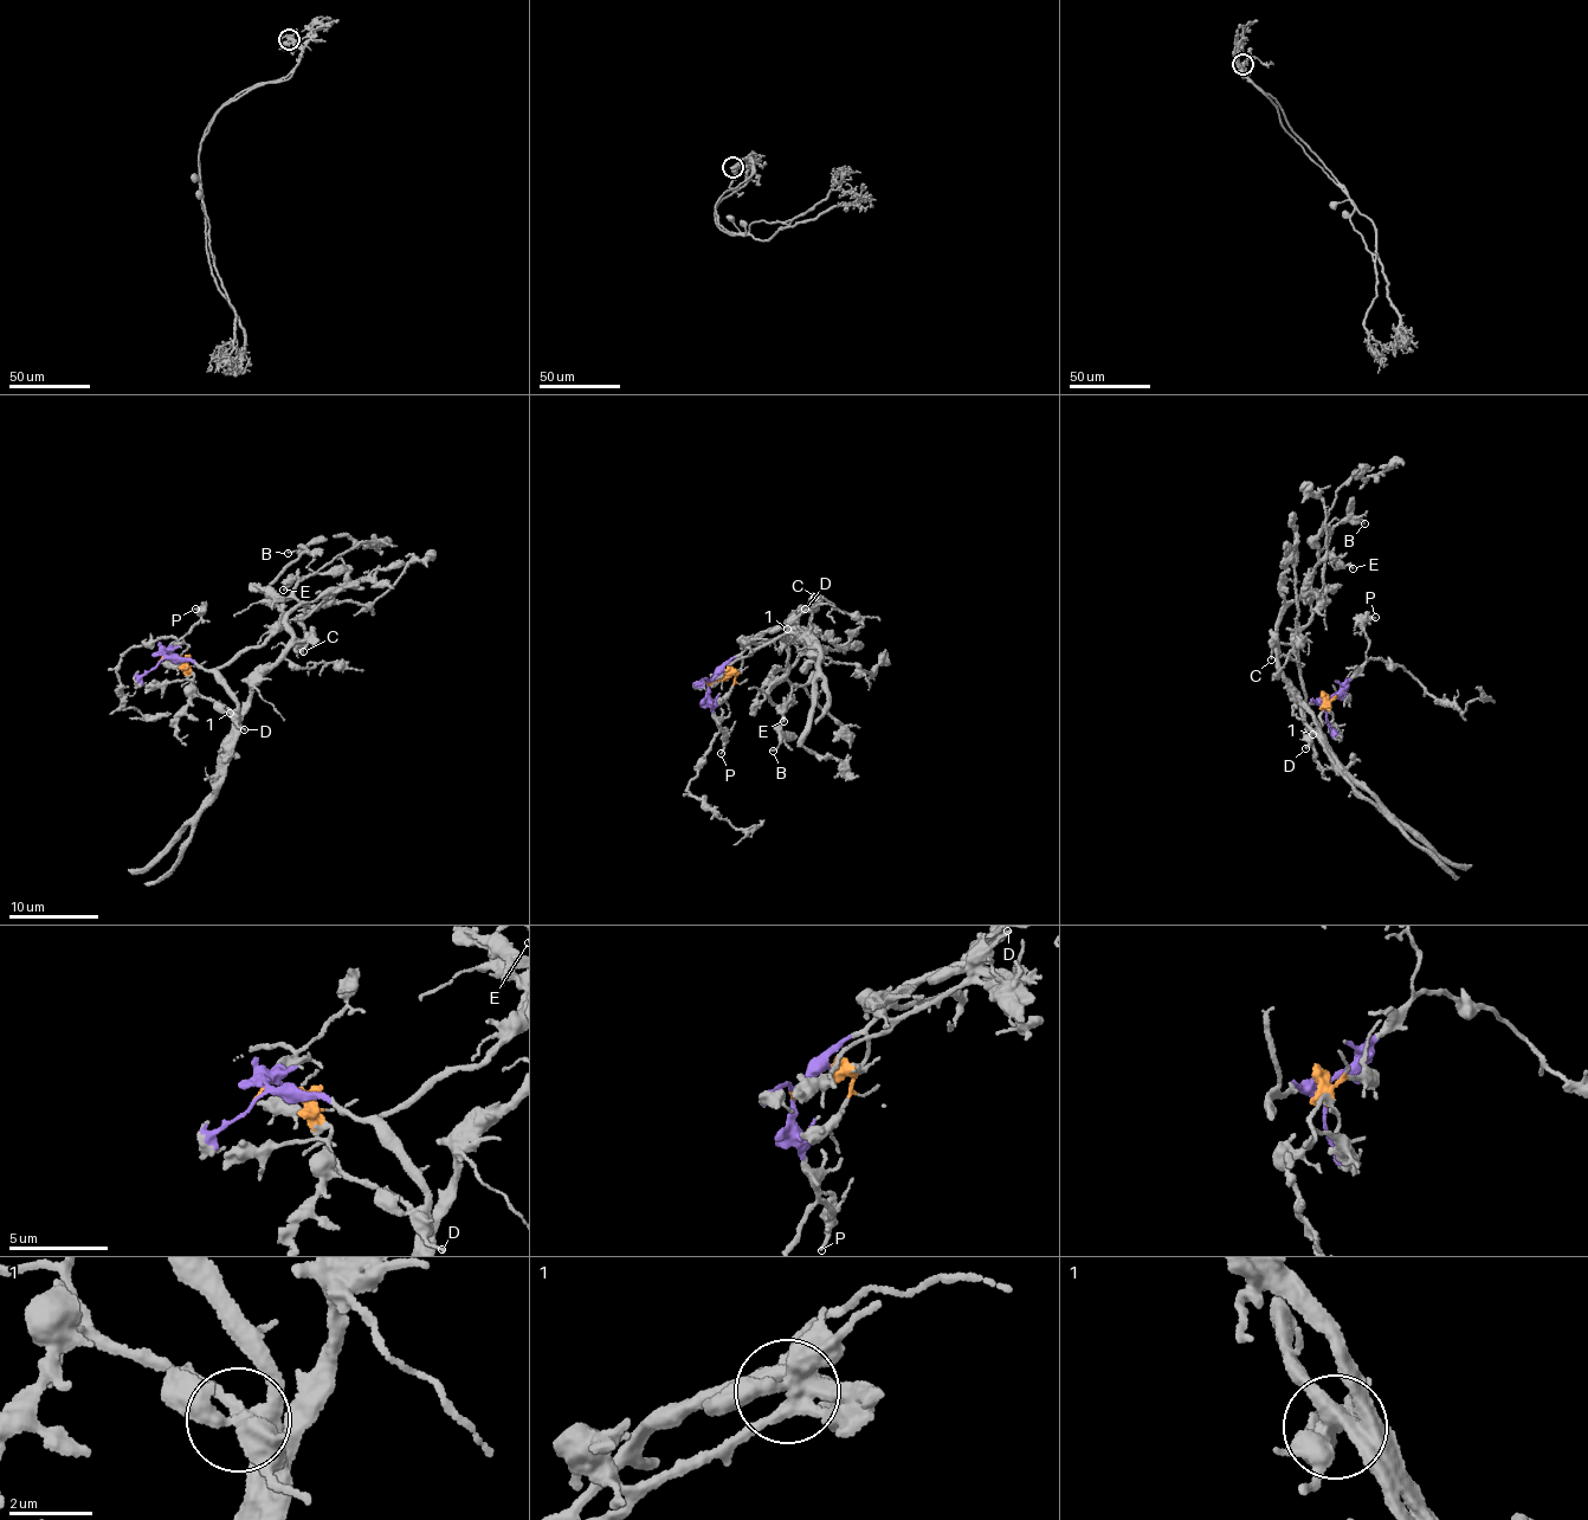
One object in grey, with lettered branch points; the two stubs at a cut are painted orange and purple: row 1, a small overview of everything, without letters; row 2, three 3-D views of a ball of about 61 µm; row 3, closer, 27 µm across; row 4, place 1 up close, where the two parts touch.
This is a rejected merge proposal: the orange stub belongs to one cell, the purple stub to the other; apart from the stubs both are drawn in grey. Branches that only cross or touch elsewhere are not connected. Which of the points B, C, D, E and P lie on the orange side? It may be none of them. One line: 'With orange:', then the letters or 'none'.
With orange: C, D, E

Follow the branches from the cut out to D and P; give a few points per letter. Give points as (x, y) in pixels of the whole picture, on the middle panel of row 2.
D: (709, 684), (740, 668), (748, 654), (785, 631), (806, 609)
P: (710, 681), (707, 688), (717, 728), (724, 738), (727, 735), (721, 754)

